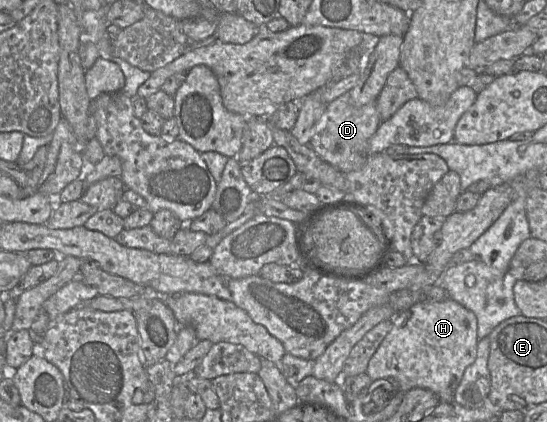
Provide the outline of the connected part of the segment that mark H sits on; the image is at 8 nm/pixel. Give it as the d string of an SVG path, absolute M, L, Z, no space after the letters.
M451 298L418 302L394 316L392 328L371 357L366 373L372 381L394 378L404 392L424 388L434 392L440 402L453 402L465 369L476 359L477 326L475 314Z

